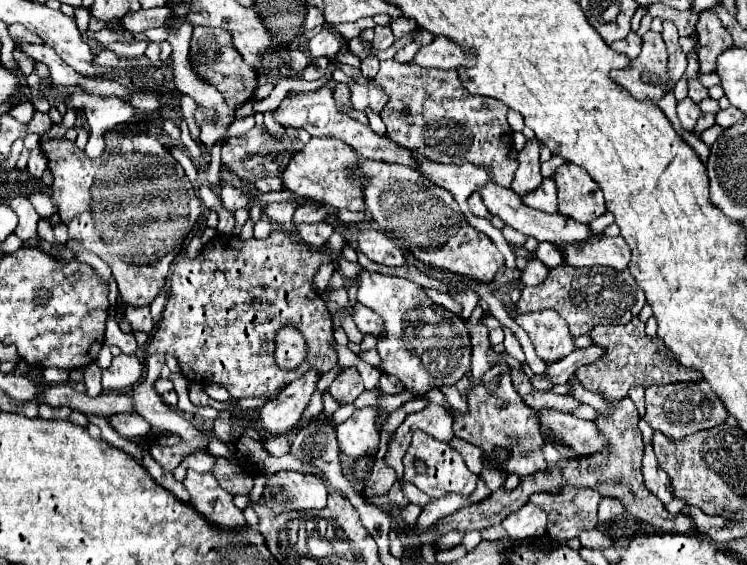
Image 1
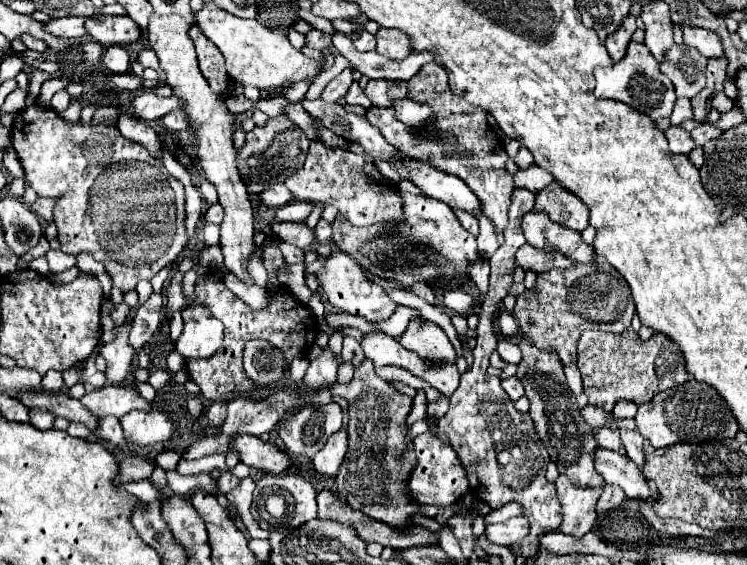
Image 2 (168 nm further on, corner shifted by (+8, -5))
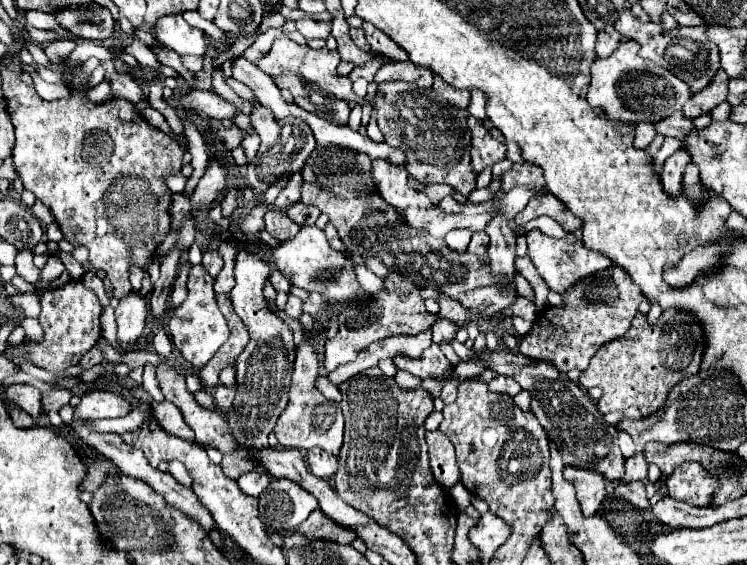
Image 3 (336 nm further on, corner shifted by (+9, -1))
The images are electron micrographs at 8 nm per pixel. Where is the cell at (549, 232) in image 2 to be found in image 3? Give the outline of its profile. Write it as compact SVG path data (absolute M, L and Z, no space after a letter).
M530 230L528 232L528 256L532 258L538 274L544 278L548 288L558 294L564 294L564 292L568 292L568 288L574 288L576 284L580 284L580 280L592 278L598 272L614 266L612 260L608 260L608 256L604 256L600 252L592 252L574 234L568 234L562 240L556 240L556 238L544 236L538 230Z

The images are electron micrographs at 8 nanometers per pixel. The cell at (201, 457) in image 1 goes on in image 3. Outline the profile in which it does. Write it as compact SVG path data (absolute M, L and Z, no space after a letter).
M256 468L256 470L252 470L252 472L242 474L242 476L238 478L238 486L240 486L240 490L246 492L248 496L258 498L258 496L264 492L264 488L268 488L270 480L272 480L272 478L268 476L268 472L266 472L264 468Z

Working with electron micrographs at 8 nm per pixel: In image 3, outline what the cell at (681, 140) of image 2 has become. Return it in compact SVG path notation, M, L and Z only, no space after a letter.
M678 150L664 164L660 182L662 182L664 192L672 198L680 196L680 192L682 192L682 178L684 178L684 168L686 168L688 160L690 160L690 154L686 150Z

